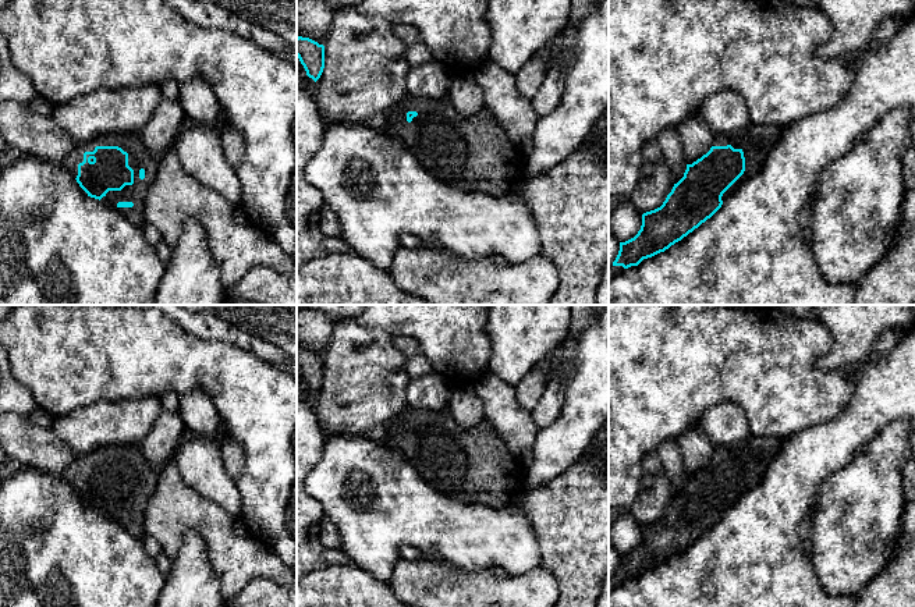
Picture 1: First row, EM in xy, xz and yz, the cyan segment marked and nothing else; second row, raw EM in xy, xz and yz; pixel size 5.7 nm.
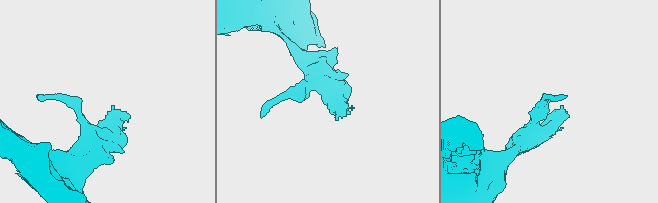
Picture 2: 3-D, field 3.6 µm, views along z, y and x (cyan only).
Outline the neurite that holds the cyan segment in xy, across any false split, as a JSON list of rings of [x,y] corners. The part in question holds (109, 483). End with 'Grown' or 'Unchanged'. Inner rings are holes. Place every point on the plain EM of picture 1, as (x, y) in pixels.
[[[141,444],[102,446],[79,457],[63,479],[88,508],[109,514],[124,530],[141,539],[146,505],[166,464],[150,465]]]. Grown

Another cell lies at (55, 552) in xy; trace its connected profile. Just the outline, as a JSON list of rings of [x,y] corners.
[[[22,466],[1,480],[0,487],[0,607],[156,607],[164,585],[156,560],[152,558],[142,540],[130,535],[109,514],[91,510],[63,475]]]

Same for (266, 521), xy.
[[[14,305],[7,317],[0,320],[0,344],[8,354],[13,376],[32,393],[36,405],[54,419],[99,401],[162,397],[167,391],[174,391],[178,397],[194,390],[208,393],[227,434],[244,451],[242,473],[235,480],[242,501],[240,522],[286,565],[292,567],[297,562],[297,542],[286,526],[286,508],[297,479],[297,379],[292,375],[234,344],[194,336],[155,308]]]

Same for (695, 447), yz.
[[[699,425],[677,437],[687,476],[692,476],[712,459],[713,444]]]

